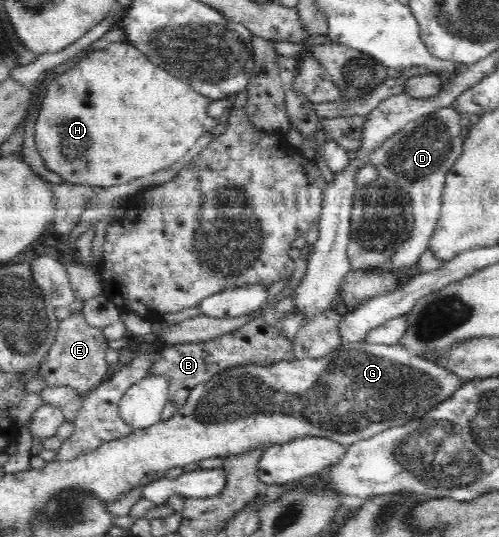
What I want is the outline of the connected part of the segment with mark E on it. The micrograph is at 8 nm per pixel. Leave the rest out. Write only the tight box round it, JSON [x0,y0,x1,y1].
[39,311,113,395]

